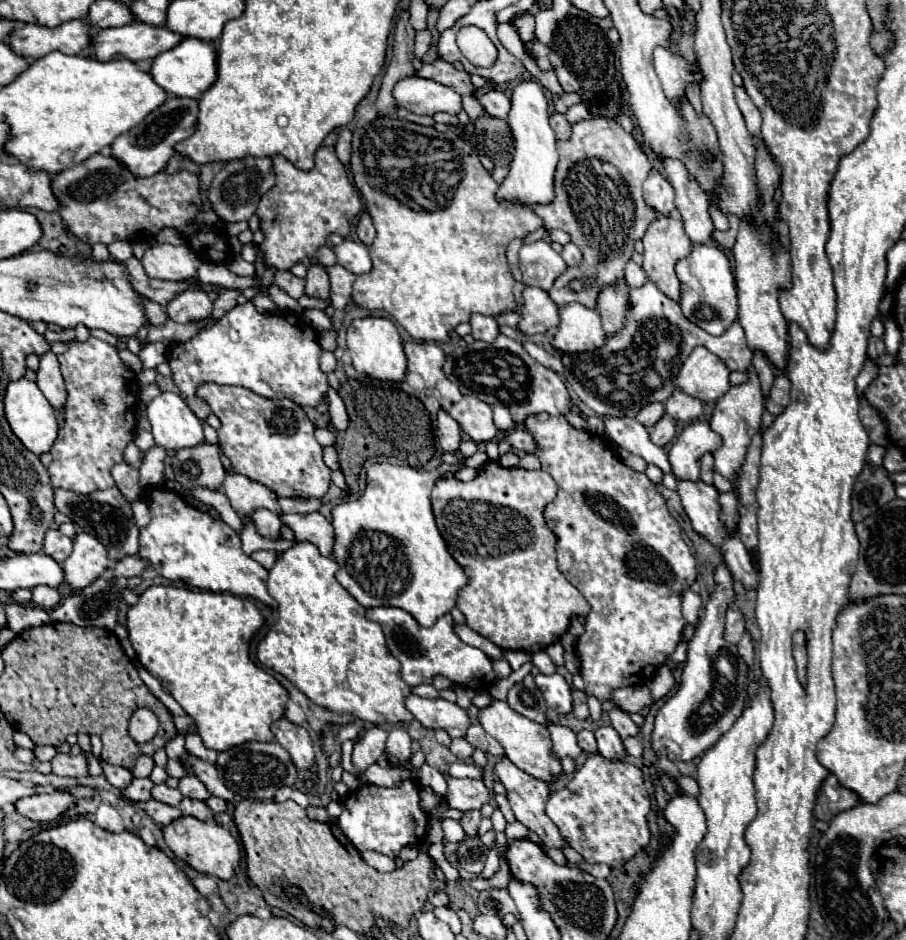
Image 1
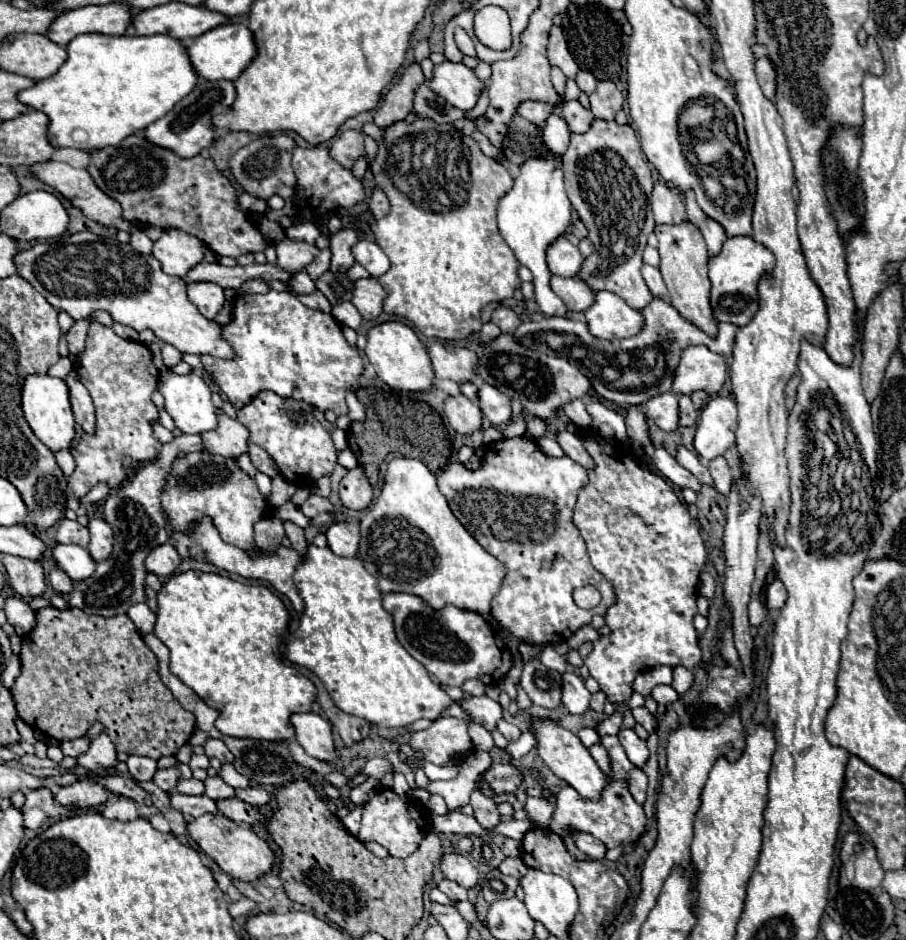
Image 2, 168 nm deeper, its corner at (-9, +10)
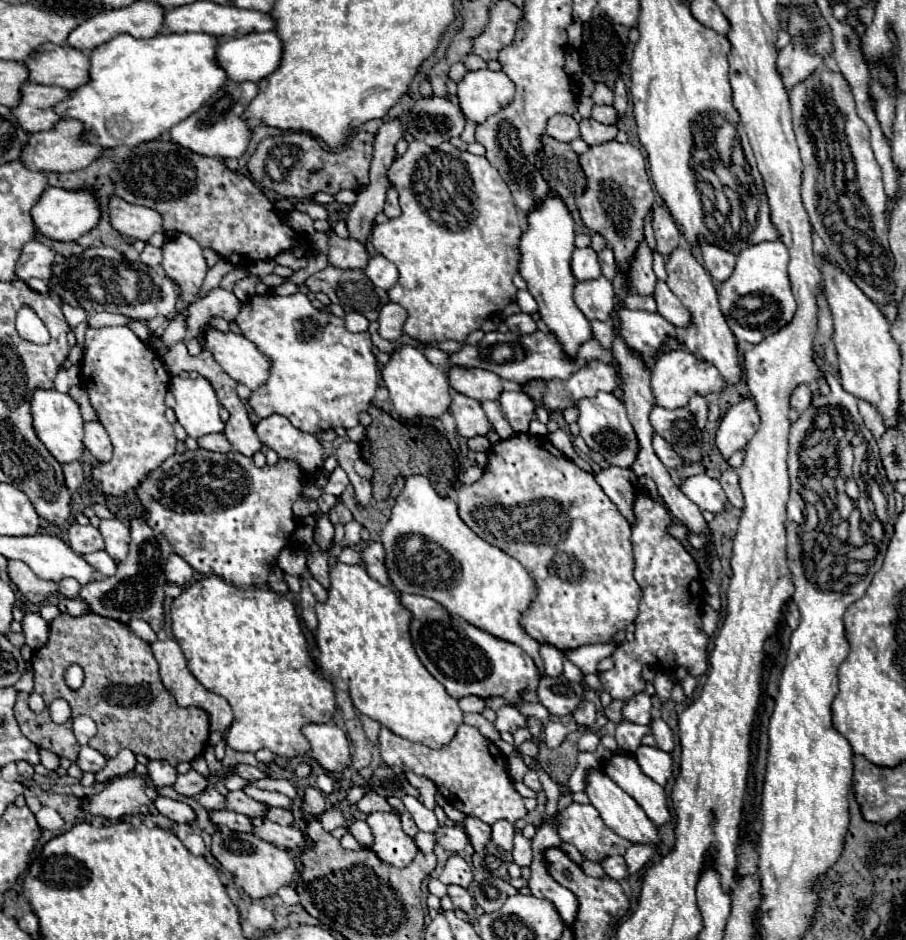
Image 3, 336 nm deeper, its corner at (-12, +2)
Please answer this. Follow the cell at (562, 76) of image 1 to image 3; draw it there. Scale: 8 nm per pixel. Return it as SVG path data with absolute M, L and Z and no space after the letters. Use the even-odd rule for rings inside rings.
M596 84L596 90L594 90L594 94L592 94L592 100L594 100L594 104L598 104L598 106L602 106L602 104L612 104L612 90L606 86L606 84Z

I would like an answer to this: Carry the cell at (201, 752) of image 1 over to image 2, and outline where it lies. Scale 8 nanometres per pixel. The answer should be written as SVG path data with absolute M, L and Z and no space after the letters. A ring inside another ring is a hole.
M209 740L205 744L205 756L209 758L219 758L223 764L233 764L233 754L229 752L229 748L223 744L223 740Z

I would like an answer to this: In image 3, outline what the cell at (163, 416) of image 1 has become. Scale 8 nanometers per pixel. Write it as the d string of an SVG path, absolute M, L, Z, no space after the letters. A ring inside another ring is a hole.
M174 376L170 382L170 392L176 400L176 418L190 438L222 432L224 422L218 416L220 404L214 388L206 378L200 376L192 380Z

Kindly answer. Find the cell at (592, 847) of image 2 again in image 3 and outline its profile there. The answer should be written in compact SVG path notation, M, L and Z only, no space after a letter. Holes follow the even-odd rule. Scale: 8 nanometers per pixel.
M606 856L604 860L600 860L600 866L604 868L604 874L612 880L622 880L628 876L624 856Z

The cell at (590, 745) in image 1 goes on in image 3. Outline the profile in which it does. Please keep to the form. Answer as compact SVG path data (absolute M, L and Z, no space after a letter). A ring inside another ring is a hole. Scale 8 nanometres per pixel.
M640 692L638 696L630 698L630 700L624 704L622 716L624 716L624 720L628 720L628 722L632 722L632 724L648 724L650 718L652 718L650 708L652 708L650 696Z

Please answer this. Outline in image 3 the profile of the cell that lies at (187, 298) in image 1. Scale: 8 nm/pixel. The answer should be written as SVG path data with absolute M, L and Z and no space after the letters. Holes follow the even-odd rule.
M214 288L210 292L206 292L206 296L198 296L188 304L188 336L186 338L194 338L196 330L200 326L207 325L212 318L220 316L224 320L234 320L236 314L240 312L240 300L222 288Z

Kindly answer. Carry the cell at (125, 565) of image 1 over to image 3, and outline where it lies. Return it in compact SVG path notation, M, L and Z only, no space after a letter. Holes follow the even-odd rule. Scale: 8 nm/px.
M172 554L172 556L168 558L166 566L164 566L164 576L166 576L166 580L172 582L172 584L184 586L184 584L190 582L192 574L194 574L192 566L190 566L184 558L180 558L178 554Z

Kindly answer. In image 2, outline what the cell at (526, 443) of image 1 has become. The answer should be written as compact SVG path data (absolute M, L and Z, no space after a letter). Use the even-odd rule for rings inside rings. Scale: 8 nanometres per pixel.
M559 432L559 434L557 434L557 442L561 444L561 448L565 450L565 454L567 454L571 460L579 462L579 464L581 464L583 468L587 468L587 470L595 468L595 462L593 462L591 456L587 454L587 450L585 450L585 446L583 446L583 442L581 442L579 436L575 436L575 434L571 434L571 432Z

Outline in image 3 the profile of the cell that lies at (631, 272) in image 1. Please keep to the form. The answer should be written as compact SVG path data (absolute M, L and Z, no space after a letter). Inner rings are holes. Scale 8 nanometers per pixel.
M660 280L656 282L654 298L656 298L656 304L658 304L658 314L664 316L670 324L684 328L690 322L690 312L686 312L686 308L682 306L682 302Z

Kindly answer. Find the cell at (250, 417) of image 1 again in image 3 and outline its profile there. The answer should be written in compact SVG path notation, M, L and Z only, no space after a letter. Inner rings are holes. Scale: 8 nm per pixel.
M272 414L254 426L260 442L274 450L280 460L296 462L302 474L316 476L324 466L324 450L314 434L302 432L280 414Z

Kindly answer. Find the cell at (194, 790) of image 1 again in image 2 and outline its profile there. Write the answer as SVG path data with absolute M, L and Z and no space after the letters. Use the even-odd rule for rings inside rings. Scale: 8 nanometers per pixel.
M215 776L215 778L207 778L205 780L205 794L213 800L225 800L225 798L235 798L235 788L229 786L223 778Z

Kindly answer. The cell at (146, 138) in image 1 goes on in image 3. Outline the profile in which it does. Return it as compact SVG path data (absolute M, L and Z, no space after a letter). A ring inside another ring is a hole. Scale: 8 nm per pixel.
M226 80L226 84L200 110L196 110L194 114L190 114L186 120L182 120L170 130L170 140L200 156L240 158L246 152L246 146L250 142L250 132L246 128L246 122L242 120L242 114L256 94L258 94L258 86L254 82L238 84Z

